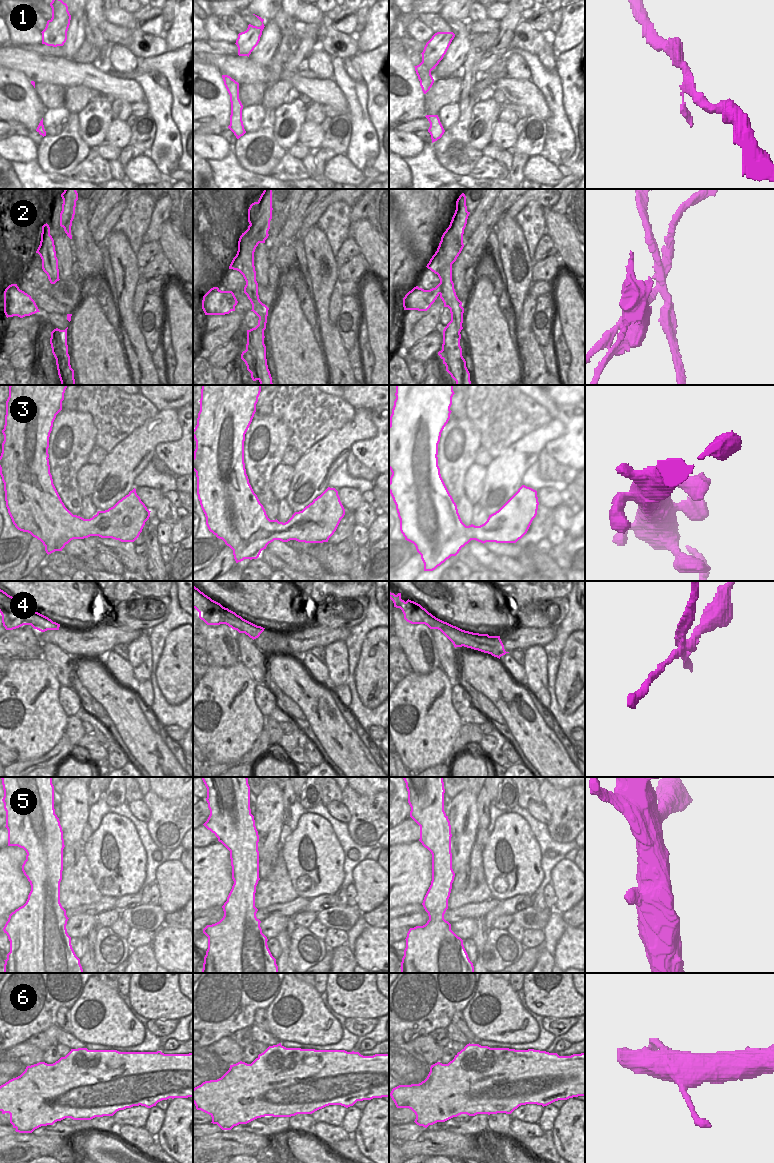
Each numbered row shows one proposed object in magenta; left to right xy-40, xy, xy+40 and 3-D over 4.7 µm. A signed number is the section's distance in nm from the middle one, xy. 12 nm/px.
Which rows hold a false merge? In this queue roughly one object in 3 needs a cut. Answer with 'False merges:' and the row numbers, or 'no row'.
False merges: 2, 4, 6

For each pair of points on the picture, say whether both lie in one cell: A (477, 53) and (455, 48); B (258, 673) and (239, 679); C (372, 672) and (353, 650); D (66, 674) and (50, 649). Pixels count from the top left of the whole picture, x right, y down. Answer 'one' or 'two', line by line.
A: two
B: two
C: two
D: one

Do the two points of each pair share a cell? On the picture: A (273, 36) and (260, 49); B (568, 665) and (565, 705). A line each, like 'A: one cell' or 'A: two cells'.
A: one cell
B: one cell

